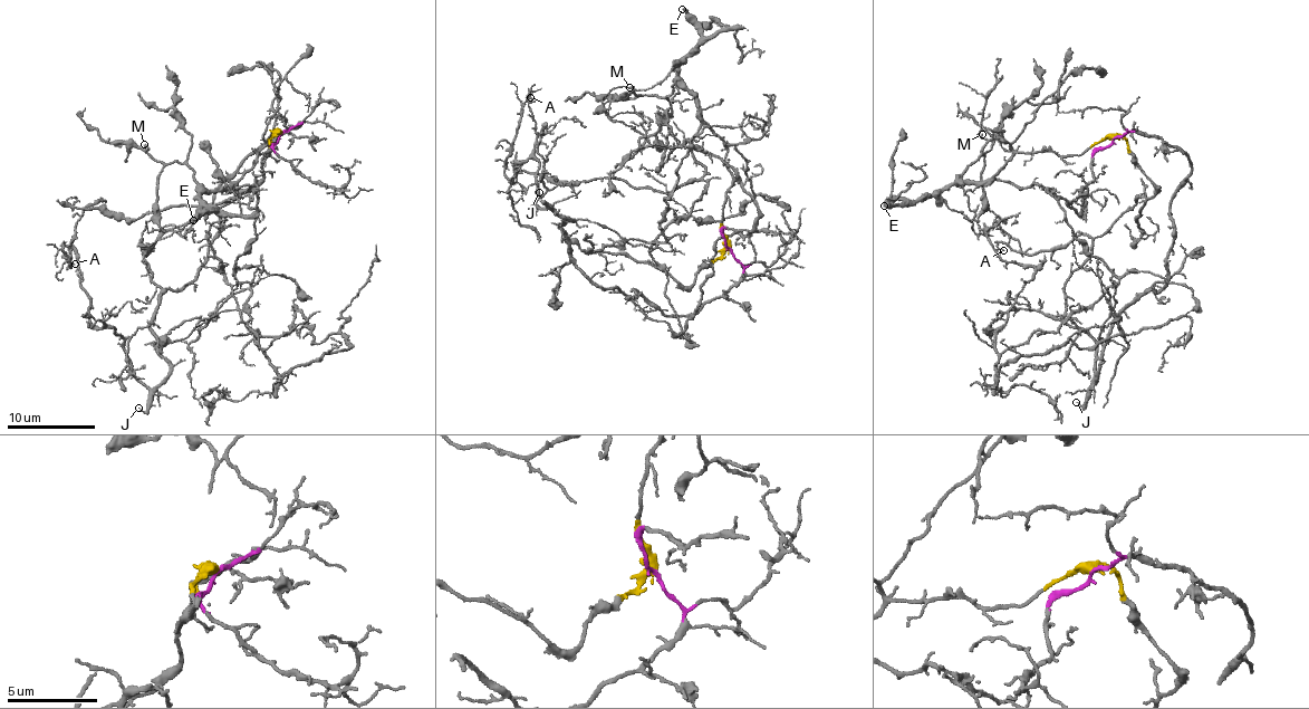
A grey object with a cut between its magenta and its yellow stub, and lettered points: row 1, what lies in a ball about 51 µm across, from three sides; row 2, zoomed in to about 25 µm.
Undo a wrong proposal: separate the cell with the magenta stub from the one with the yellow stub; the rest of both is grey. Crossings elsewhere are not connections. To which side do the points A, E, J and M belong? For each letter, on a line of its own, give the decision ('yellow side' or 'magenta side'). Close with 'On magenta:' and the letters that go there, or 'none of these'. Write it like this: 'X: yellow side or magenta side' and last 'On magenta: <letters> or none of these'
A: magenta side
E: yellow side
J: magenta side
M: yellow side
On magenta: A, J

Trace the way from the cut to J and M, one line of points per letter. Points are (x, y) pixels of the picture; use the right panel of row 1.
J: (1113, 139), (1155, 135), (1186, 155), (1191, 174), (1173, 199), (1170, 275), (1114, 322), (1099, 374), (1076, 403)
M: (1113, 139), (1079, 154), (1014, 153), (991, 178), (964, 181), (961, 176), (990, 149), (982, 133)

